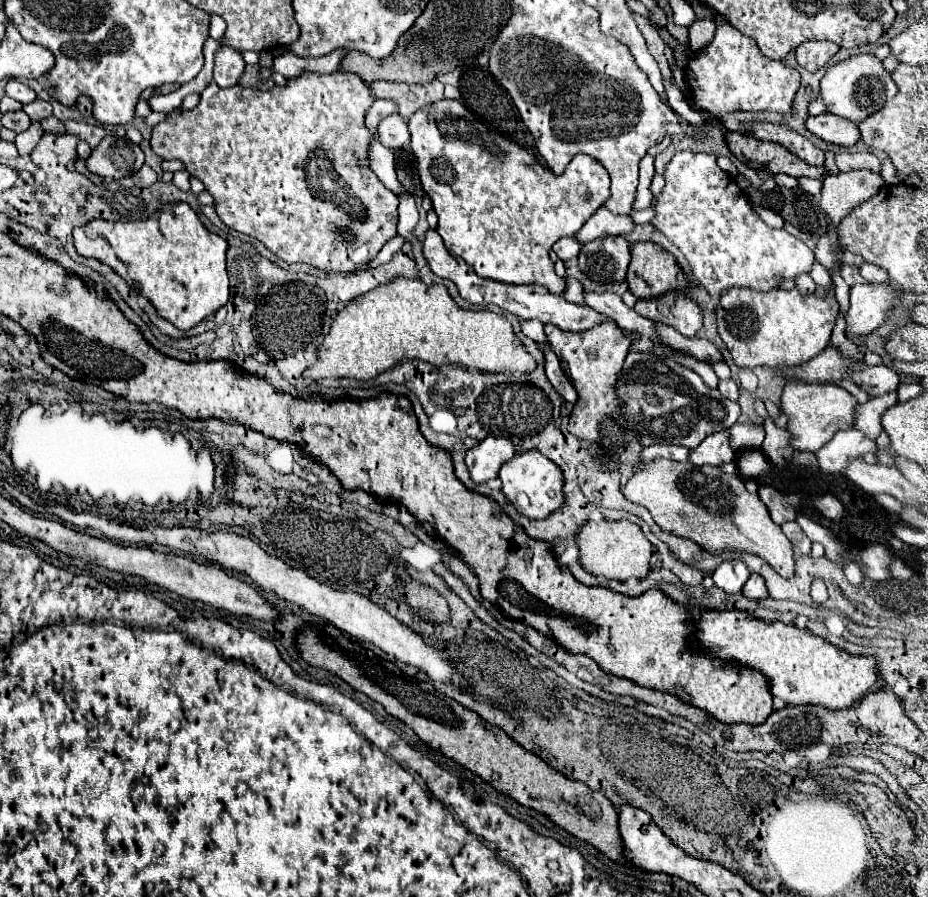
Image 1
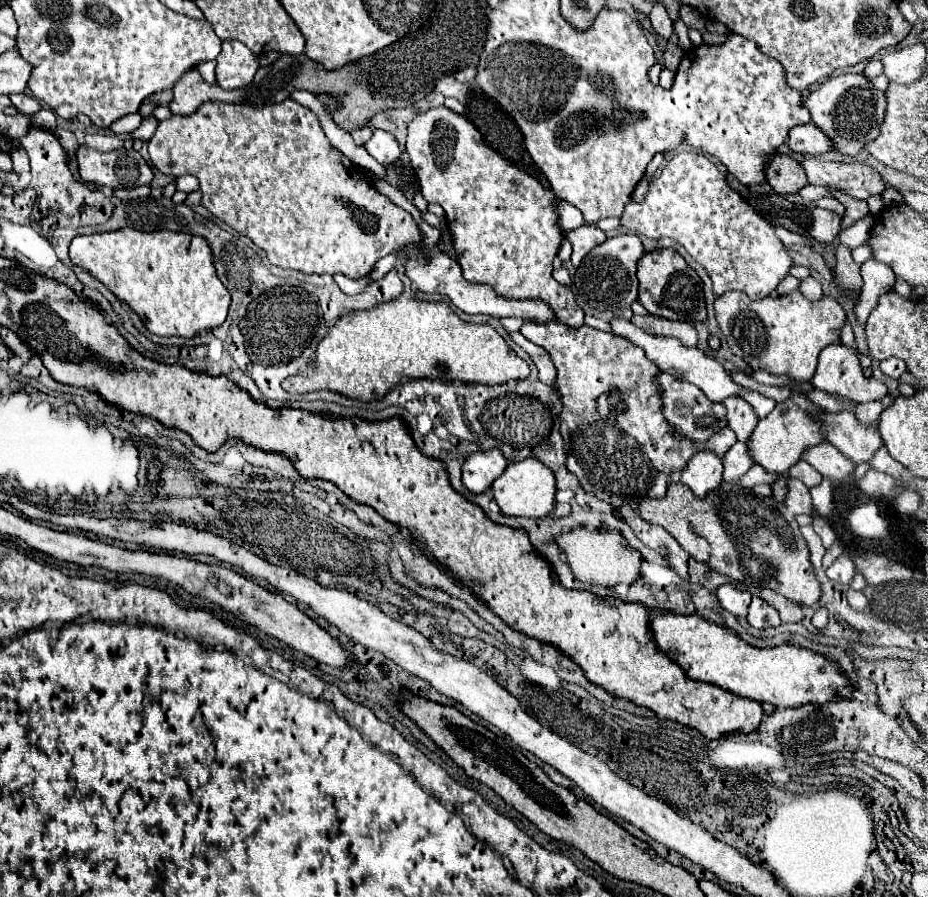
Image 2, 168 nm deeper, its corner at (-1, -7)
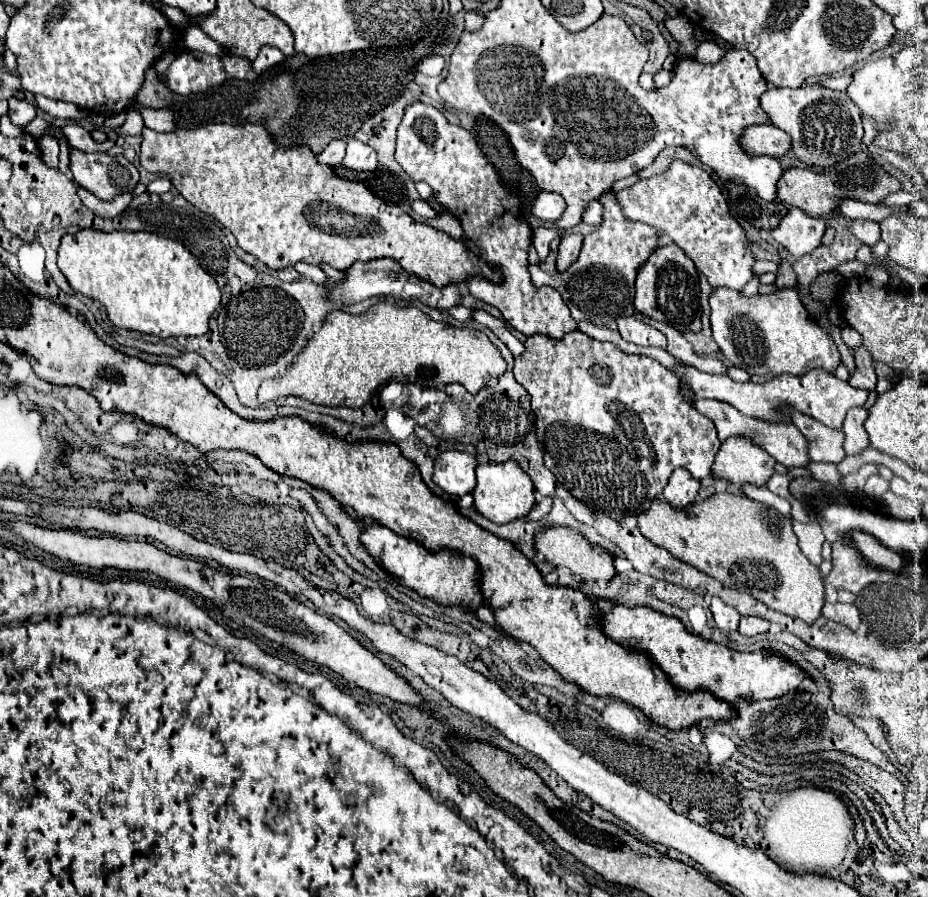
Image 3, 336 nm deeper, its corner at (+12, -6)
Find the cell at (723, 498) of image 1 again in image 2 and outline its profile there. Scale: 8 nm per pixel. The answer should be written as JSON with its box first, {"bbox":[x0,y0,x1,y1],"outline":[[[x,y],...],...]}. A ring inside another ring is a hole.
{"bbox":[639,477,819,605],"outline":[[[789,477],[787,487],[793,487],[793,503],[779,505],[773,499],[763,499],[753,495],[749,489],[743,489],[737,483],[721,483],[715,491],[709,491],[703,499],[691,493],[685,483],[669,483],[667,493],[663,499],[643,499],[639,503],[639,515],[651,523],[661,525],[667,533],[671,533],[677,543],[697,561],[709,565],[747,587],[769,587],[775,589],[779,595],[797,601],[801,605],[813,605],[819,601],[819,581],[809,565],[809,549],[805,549],[805,539],[799,533],[799,525],[795,521],[797,513],[811,513],[813,503],[809,489],[799,481]]]}

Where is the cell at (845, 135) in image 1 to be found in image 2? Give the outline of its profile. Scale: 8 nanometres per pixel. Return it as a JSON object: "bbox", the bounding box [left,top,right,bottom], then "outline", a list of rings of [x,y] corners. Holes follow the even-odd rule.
{"bbox":[787,123,833,155],"outline":[[[813,123],[793,127],[789,131],[787,143],[797,153],[809,153],[809,155],[821,155],[833,151],[833,141]]]}

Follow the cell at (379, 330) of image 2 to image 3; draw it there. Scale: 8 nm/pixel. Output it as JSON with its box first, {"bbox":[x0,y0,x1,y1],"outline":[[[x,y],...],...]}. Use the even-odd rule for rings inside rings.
{"bbox":[258,302,504,408],"outline":[[[380,302],[360,316],[332,310],[324,318],[320,332],[306,342],[286,374],[260,384],[258,402],[268,404],[280,396],[298,396],[322,406],[360,408],[392,380],[428,388],[458,382],[470,394],[476,394],[504,372],[504,358],[484,332],[442,326],[442,322],[430,320],[418,308],[398,308]]]}

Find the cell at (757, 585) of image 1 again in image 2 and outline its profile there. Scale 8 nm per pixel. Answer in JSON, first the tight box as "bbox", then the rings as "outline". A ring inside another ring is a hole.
{"bbox":[747,597,781,629],"outline":[[[753,597],[751,605],[749,605],[749,613],[747,613],[747,621],[755,627],[755,629],[765,629],[765,627],[777,627],[781,623],[777,609],[773,609],[767,601],[763,601],[761,597]]]}

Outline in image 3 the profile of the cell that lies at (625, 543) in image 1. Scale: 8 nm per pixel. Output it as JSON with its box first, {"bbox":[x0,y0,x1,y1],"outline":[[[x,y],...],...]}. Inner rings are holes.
{"bbox":[534,526,616,584],"outline":[[[552,526],[552,528],[540,530],[536,534],[536,538],[534,538],[534,548],[552,566],[556,566],[556,568],[568,568],[572,574],[580,576],[584,582],[602,582],[602,584],[606,584],[616,574],[614,564],[612,564],[612,556],[604,548],[592,546],[584,536],[580,536],[578,532],[574,532],[570,528],[564,528],[564,526]]]}

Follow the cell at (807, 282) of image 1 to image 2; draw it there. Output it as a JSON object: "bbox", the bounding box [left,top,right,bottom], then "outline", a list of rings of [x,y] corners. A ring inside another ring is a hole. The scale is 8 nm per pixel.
{"bbox":[777,275,801,295],"outline":[[[787,275],[787,277],[779,283],[777,293],[779,293],[779,295],[789,295],[789,293],[793,293],[793,291],[799,291],[799,285],[801,285],[799,279],[795,279],[793,275]]]}

